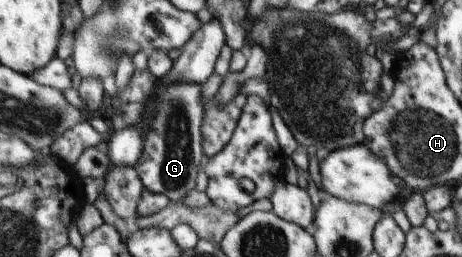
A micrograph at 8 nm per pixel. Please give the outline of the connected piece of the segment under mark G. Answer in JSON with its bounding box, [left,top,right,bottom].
[135,84,211,202]

